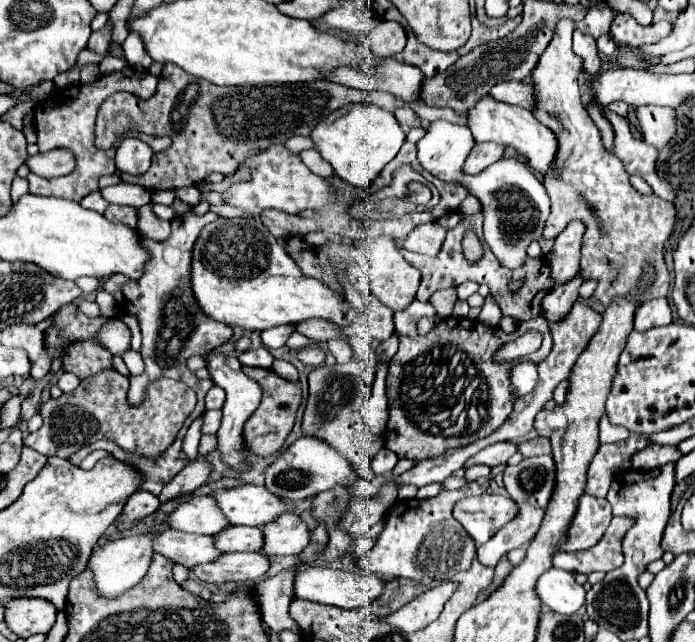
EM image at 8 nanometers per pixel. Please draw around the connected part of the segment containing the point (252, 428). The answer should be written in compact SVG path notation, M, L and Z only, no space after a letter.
M242 368L246 376L250 376L252 380L256 380L262 388L262 402L260 406L252 412L250 420L246 420L244 424L244 444L248 448L248 452L266 458L272 456L276 452L280 452L286 436L290 434L292 426L294 426L294 418L296 418L296 410L300 406L300 398L302 398L302 390L298 382L286 382L280 376L276 376L272 370L264 370L264 368Z

